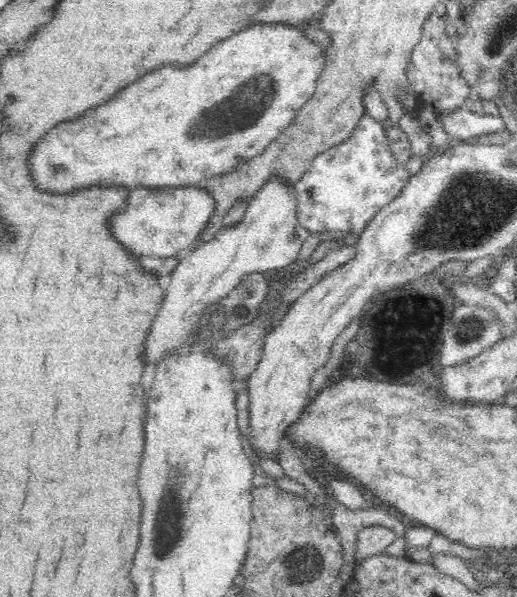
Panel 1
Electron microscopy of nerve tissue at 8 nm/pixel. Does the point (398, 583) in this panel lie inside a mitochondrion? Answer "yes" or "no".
no

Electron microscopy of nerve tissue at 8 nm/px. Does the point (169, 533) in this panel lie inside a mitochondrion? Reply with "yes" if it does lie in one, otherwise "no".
yes

